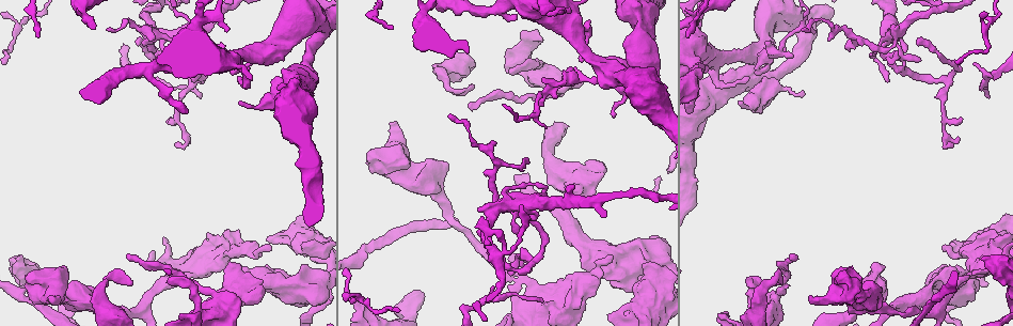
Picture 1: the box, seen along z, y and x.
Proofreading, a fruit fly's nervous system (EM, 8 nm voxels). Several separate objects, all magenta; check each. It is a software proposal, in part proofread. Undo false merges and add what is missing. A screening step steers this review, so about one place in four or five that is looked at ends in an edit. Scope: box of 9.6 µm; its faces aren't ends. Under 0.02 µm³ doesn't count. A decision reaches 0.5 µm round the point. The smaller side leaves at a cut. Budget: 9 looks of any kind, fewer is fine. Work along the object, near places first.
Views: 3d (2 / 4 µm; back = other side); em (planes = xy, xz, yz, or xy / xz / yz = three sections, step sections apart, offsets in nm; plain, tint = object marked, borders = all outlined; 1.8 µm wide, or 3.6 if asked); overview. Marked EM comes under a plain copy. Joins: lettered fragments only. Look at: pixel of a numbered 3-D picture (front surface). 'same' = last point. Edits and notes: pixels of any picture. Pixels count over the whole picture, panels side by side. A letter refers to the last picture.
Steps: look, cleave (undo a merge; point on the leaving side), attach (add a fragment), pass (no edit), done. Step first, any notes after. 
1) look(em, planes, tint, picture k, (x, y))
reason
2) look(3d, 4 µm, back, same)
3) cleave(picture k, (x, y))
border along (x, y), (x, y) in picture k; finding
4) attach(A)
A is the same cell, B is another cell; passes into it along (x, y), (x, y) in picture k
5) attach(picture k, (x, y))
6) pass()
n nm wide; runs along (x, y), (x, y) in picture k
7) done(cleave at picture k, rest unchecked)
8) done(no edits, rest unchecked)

look(em, planes, borders, picture 1, (131, 284))
end of a long branch

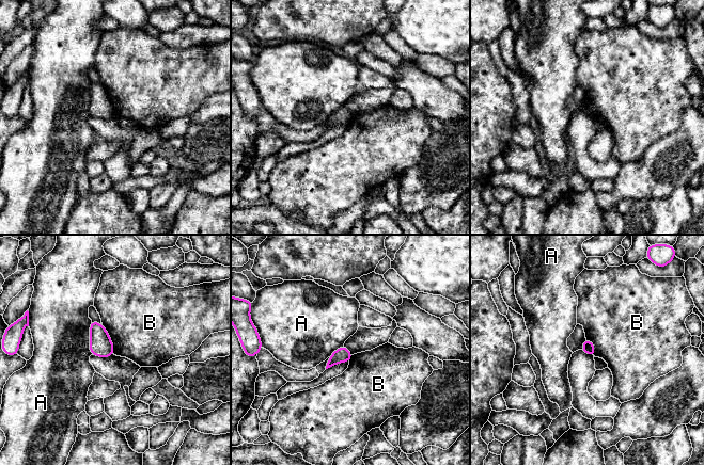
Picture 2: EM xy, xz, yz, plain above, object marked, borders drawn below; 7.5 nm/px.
pass()
A and B are other cells; border along (102, 324), (112, 342), (114, 354) in picture 2; no lettered fragment goes on from it

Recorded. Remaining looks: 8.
look(3d, 2 µm, picture 1, (581, 292))

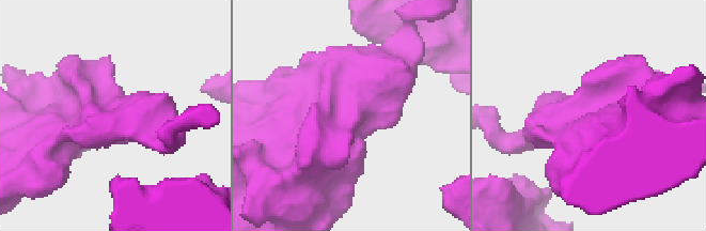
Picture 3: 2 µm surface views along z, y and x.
look(em, planes, borders, picture 3, (115, 119))

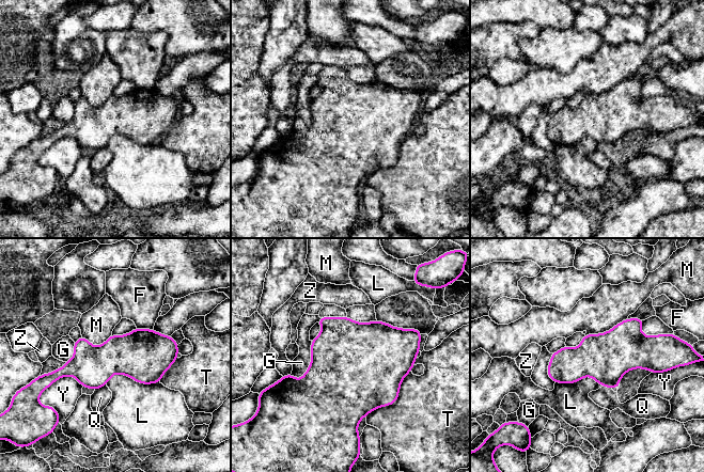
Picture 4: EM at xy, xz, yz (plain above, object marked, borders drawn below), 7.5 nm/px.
pass()
320 nm wide; T touches over 480 nm; F, G, L, M, Q, T, Y and Z are other cells; all the same neuron

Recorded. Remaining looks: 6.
look(em, yz, step 4, tint, picture 1, (514, 285))
closes a loop

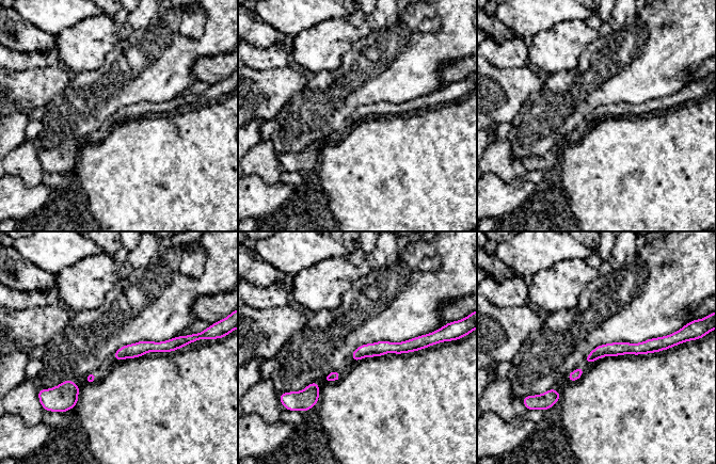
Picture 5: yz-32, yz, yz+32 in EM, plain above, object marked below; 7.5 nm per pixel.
look(em, planes, borders, same)
another direction

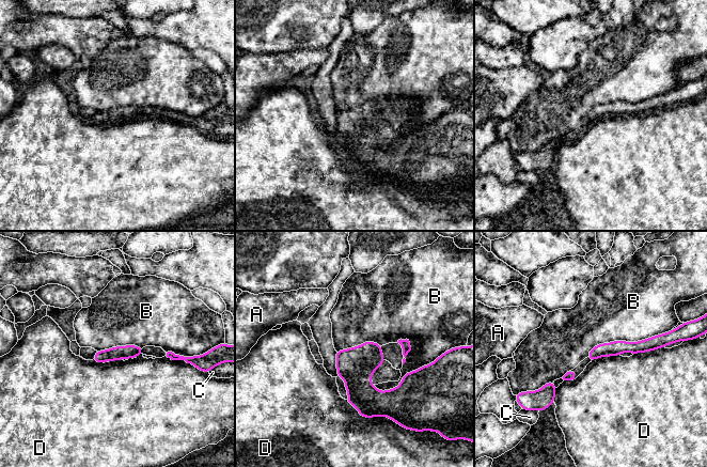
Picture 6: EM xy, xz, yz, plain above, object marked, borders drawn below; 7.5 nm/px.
pass()
B touches over 650 nm; A, B, C and D are other cells; runs along (658, 345), (618, 346), (590, 356) in picture 6; all the same neuron

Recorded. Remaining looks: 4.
look(3d, 4 µm, picture 1, (804, 27))
thin end

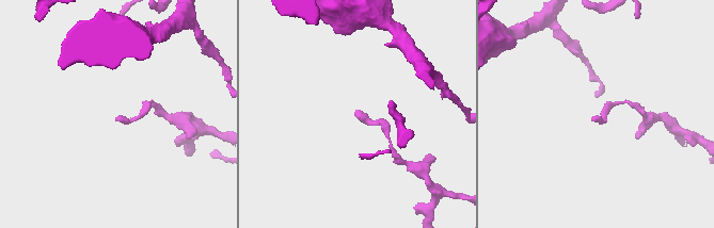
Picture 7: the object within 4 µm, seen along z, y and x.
look(em, 3.6 µm, yz, step 16, borders, picture 7, (595, 117))
now the EM

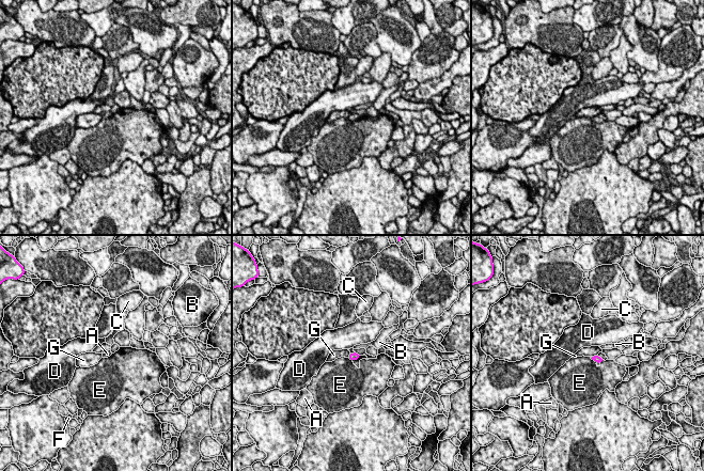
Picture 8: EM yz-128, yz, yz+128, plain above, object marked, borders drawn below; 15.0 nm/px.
look(em, 3.6 µm, planes, borders, same)

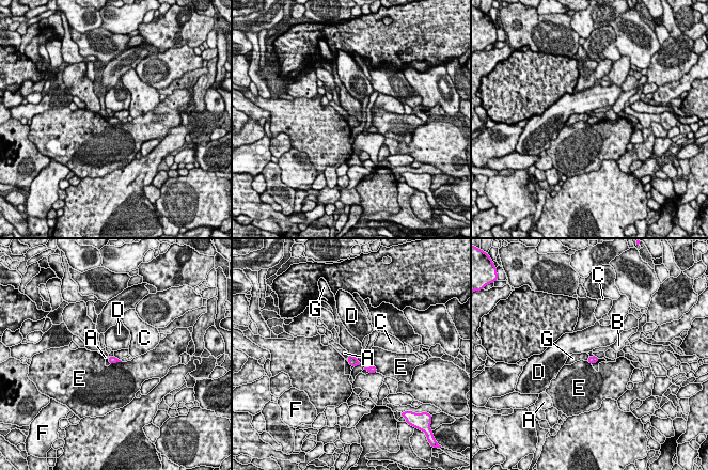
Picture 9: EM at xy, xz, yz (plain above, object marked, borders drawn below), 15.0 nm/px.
pass()
A, B, C, D, E, F and G are other cells; border along (349, 354), (360, 363) in picture 9; none of them fits

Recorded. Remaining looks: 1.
done(no edits, rest unchecked)

